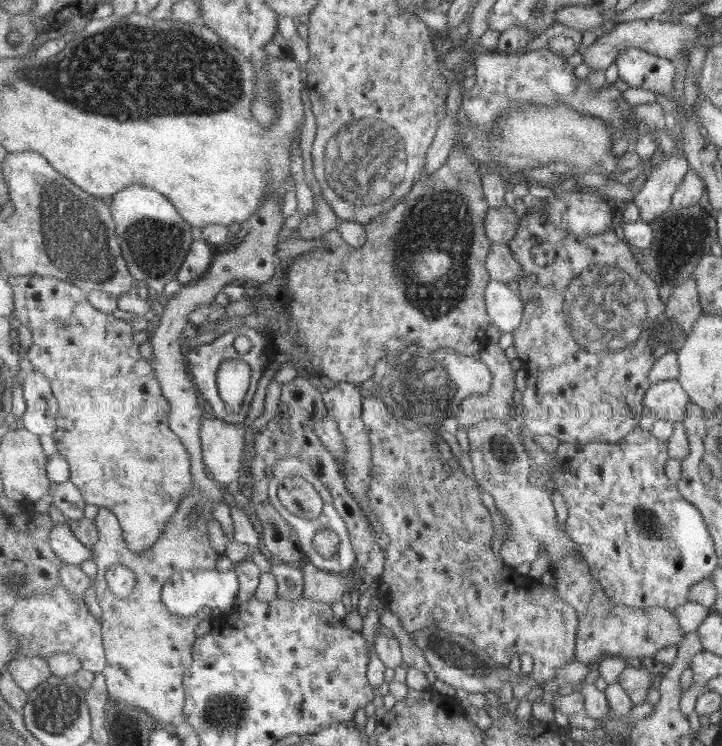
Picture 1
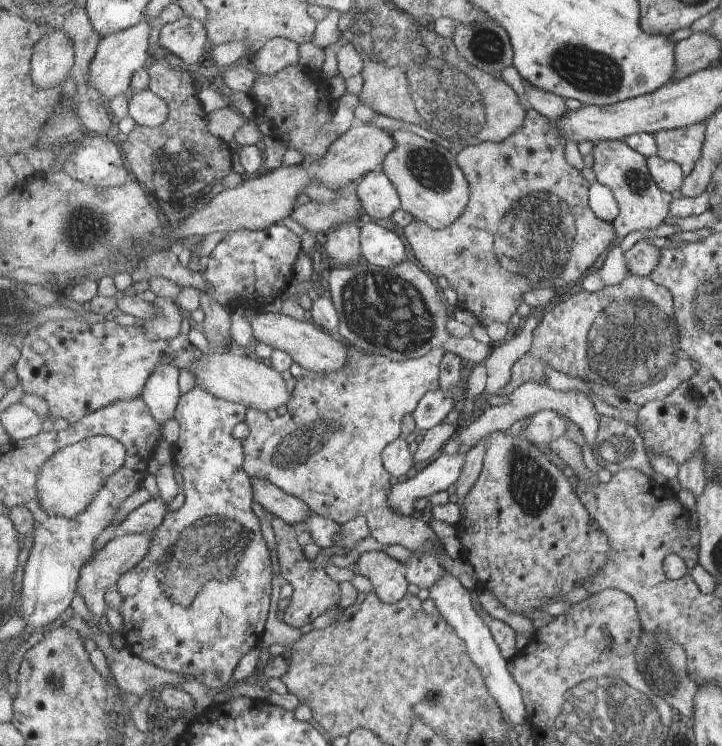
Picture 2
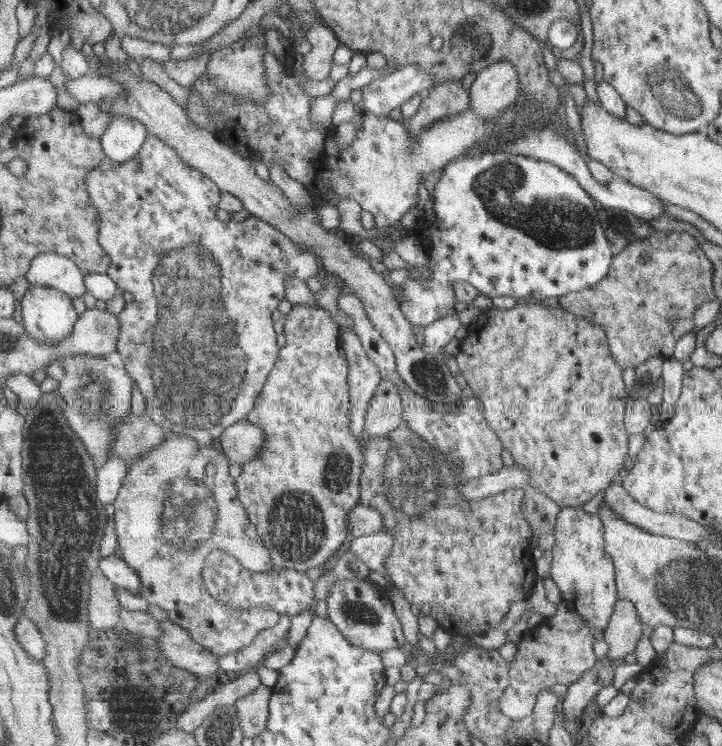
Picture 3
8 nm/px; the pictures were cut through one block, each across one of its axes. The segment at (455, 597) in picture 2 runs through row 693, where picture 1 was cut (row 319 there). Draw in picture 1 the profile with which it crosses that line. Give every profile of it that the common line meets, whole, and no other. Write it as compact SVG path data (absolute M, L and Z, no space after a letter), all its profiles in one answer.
M491 279L486 289L487 308L491 323L501 333L516 333L525 320L525 306L520 294L511 290L507 284Z

